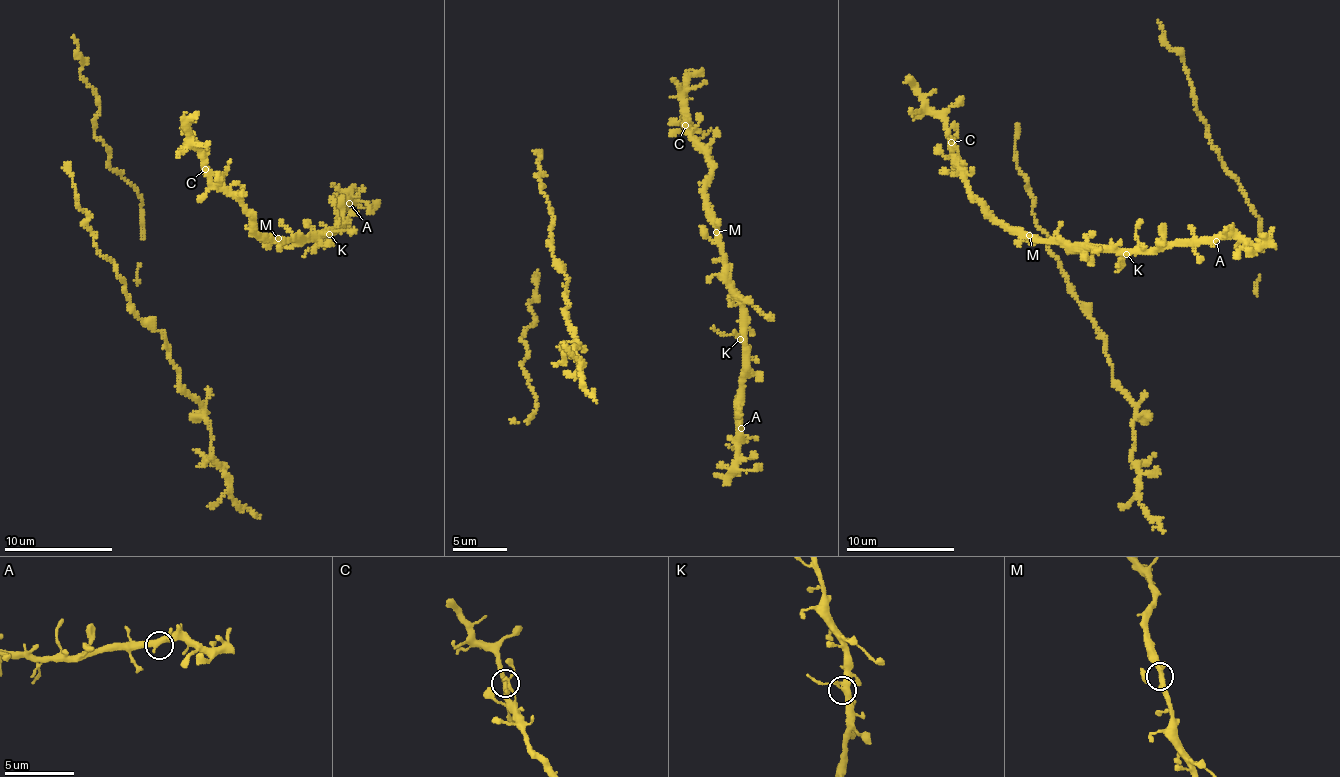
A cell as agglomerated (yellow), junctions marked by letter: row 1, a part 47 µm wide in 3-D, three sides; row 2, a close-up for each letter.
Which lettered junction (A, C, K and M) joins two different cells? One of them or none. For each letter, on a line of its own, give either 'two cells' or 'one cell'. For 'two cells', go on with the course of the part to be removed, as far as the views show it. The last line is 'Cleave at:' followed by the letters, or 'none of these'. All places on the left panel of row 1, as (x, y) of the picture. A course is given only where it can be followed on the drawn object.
A: one cell
C: one cell
K: one cell
M: one cell
Cleave at: none of these

